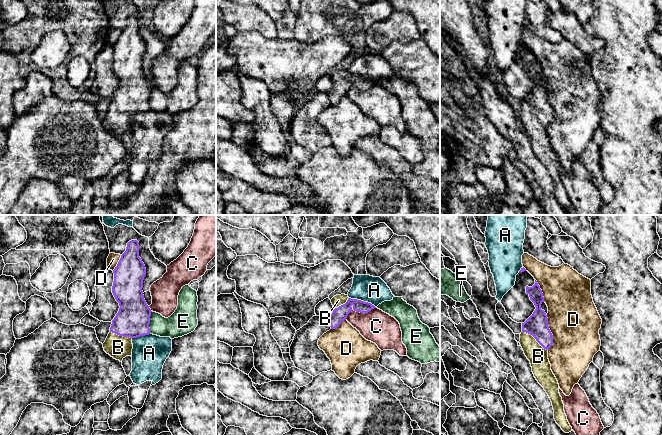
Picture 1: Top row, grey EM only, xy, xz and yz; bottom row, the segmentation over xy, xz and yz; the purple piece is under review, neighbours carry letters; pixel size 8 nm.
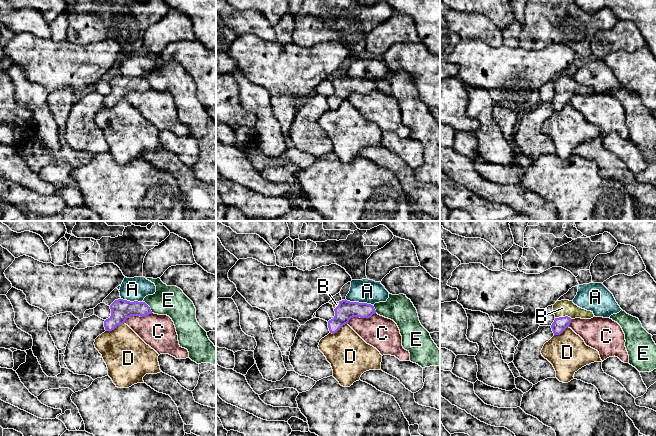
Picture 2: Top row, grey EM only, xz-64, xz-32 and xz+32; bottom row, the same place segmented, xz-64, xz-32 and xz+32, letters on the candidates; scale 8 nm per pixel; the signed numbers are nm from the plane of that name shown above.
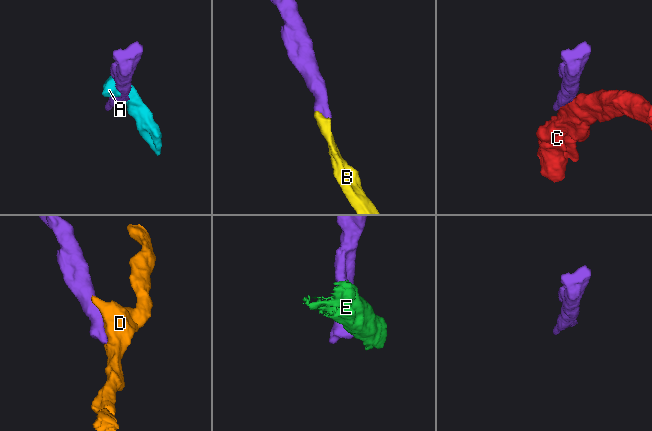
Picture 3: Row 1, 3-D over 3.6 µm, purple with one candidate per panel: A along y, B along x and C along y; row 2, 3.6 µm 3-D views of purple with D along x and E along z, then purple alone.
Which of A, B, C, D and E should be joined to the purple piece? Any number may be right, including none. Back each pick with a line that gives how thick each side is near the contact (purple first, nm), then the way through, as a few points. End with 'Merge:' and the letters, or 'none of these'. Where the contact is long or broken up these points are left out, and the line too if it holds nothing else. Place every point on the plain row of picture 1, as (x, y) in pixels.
B: Thickness 180 nm (purple) against 160 nm. Path across: yz (536, 101), (535, 114), (535, 124), (538, 132)
Merge: B

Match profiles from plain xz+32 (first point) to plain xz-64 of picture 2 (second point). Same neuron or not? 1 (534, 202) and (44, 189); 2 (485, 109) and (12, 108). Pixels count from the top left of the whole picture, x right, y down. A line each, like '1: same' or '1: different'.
1: same
2: different

